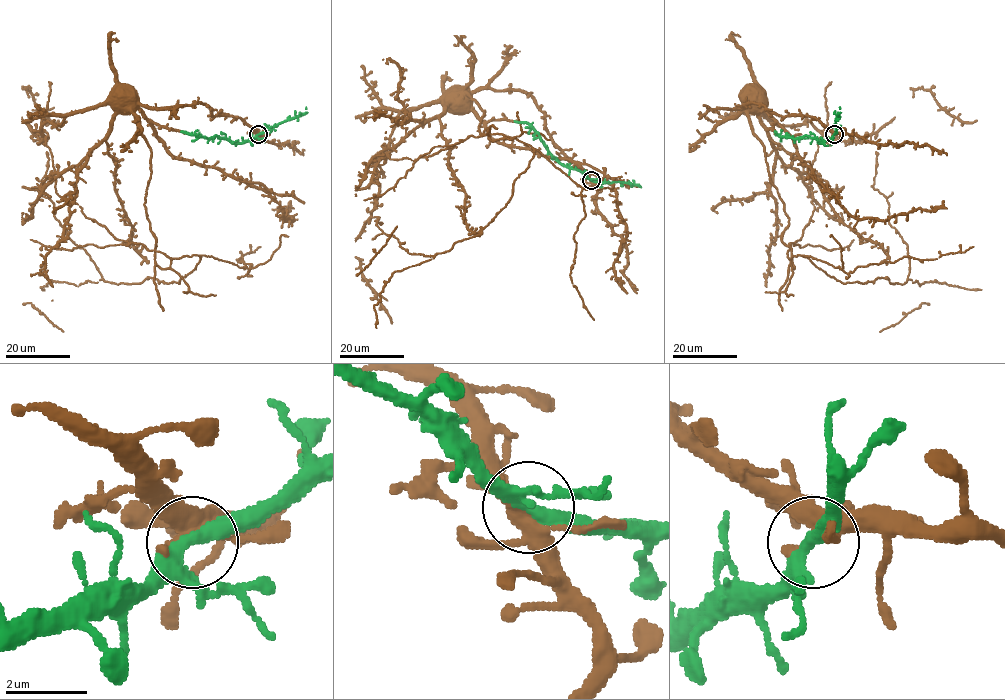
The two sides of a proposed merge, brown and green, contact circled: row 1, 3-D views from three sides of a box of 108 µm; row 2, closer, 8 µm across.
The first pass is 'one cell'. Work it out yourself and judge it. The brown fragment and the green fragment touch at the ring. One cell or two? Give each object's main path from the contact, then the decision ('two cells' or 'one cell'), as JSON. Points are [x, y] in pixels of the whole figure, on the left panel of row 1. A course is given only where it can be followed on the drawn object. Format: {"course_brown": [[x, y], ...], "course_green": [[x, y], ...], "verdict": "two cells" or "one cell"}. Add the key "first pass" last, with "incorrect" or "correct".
{"course_brown": [[258, 134], [241, 119], [213, 116], [212, 110], [200, 102], [145, 107], [121, 101], [116, 96]], "course_green": [[258, 135], [249, 140], [232, 142], [218, 135], [197, 137], [181, 131]], "verdict": "one cell", "first pass": "correct"}

